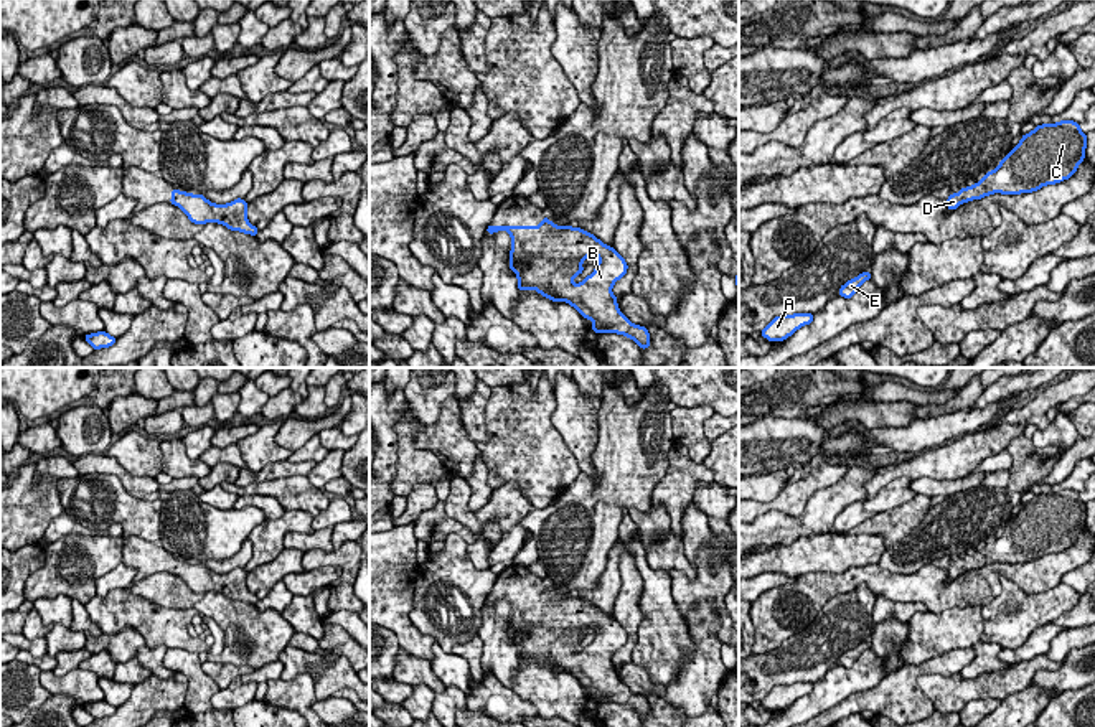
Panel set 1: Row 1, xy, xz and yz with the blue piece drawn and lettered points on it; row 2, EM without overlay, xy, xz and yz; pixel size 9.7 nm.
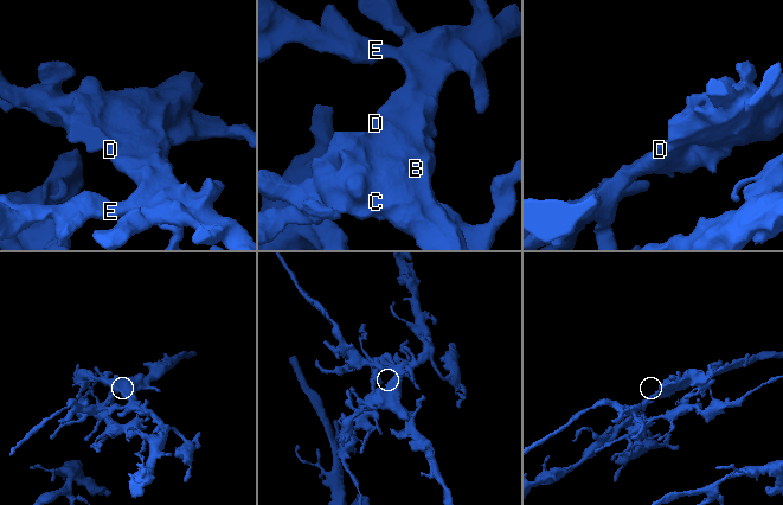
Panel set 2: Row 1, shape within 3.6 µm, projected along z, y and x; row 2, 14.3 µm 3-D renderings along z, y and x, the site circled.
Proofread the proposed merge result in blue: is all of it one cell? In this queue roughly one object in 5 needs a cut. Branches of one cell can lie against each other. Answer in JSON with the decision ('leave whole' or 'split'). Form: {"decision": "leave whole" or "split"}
{"decision": "leave whole"}

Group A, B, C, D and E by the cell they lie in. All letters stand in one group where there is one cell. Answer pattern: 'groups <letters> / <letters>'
groups A B C D E

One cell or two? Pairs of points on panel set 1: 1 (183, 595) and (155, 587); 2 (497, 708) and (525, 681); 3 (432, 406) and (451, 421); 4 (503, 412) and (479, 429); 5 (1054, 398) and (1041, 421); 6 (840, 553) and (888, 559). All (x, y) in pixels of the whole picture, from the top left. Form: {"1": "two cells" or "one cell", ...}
{"1": "one cell", "2": "two cells", "3": "two cells", "4": "two cells", "5": "one cell", "6": "two cells"}

